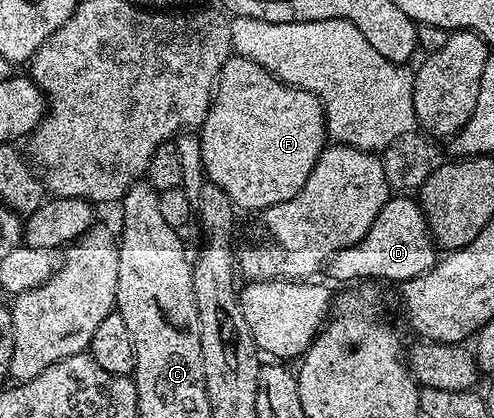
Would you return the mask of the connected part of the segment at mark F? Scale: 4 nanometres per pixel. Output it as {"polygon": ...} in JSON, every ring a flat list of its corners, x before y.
{"polygon":[[239,56,225,60,220,77,216,80,208,115,199,126,198,133,207,181,222,188,232,205,241,211,263,212,268,206,298,196,302,184,306,184,306,176,310,176,326,145,326,123,320,101,308,90,279,82,270,72,266,72,266,68,262,68,262,64,254,64,254,60]]}

